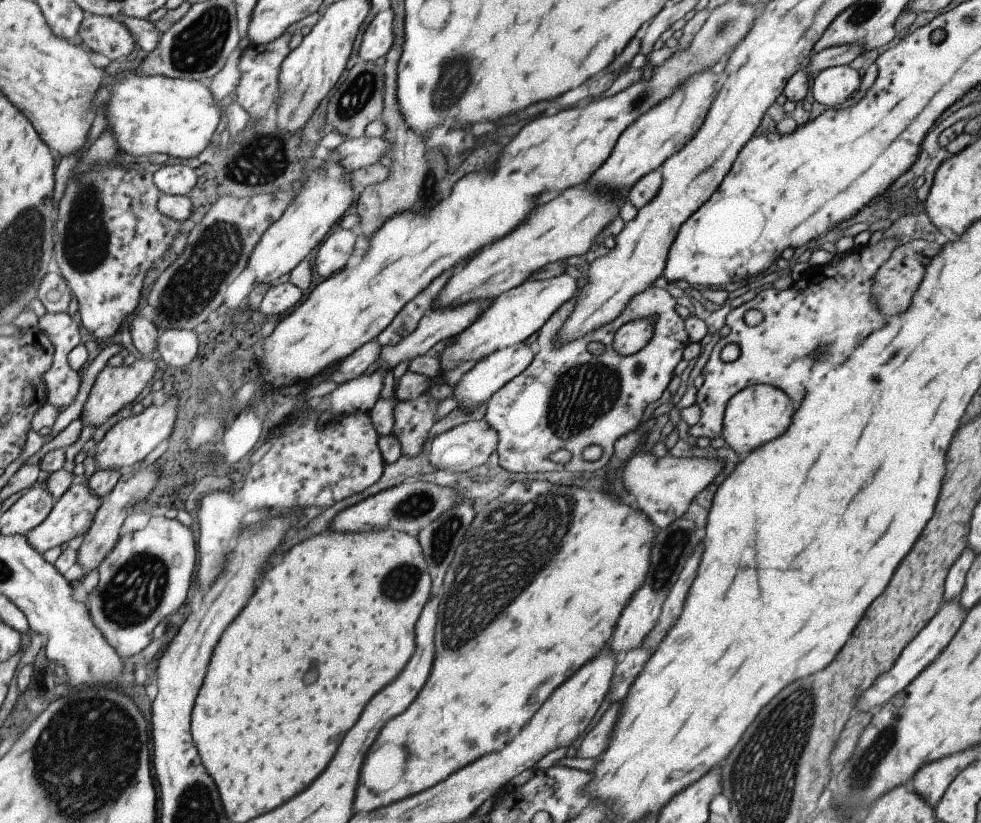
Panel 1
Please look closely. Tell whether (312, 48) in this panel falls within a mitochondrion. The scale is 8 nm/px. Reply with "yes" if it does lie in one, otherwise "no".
no

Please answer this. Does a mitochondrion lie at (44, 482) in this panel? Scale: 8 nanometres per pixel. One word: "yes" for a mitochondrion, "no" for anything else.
no

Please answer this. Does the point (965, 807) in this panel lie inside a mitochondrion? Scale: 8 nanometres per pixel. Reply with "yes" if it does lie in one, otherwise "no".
no

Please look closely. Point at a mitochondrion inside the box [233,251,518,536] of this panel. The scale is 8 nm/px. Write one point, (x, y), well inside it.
(420, 502)

